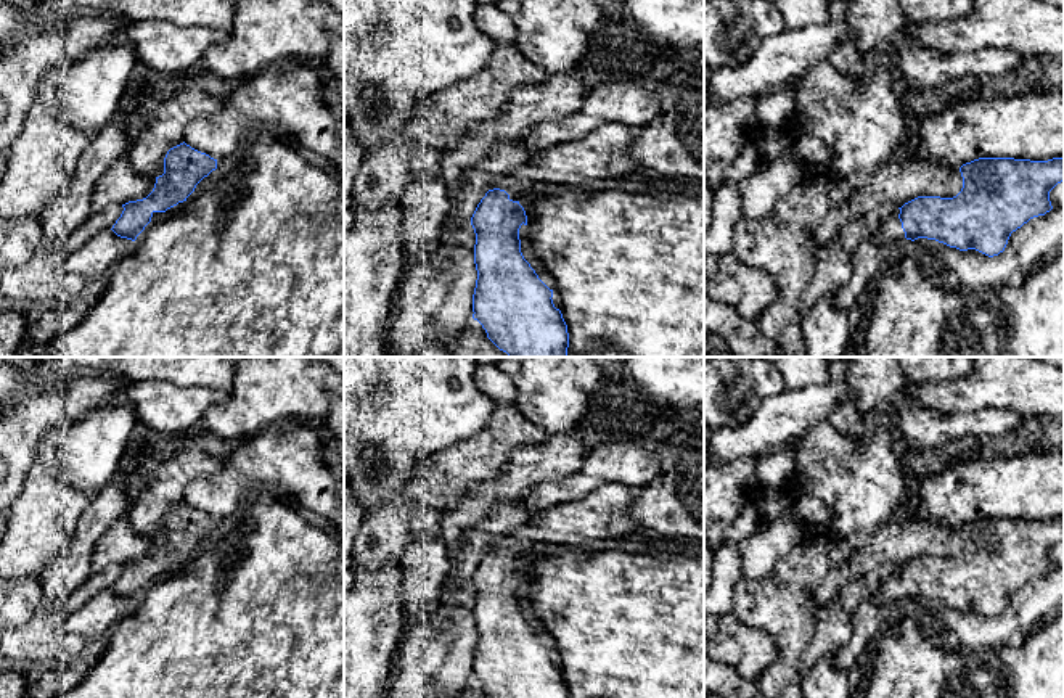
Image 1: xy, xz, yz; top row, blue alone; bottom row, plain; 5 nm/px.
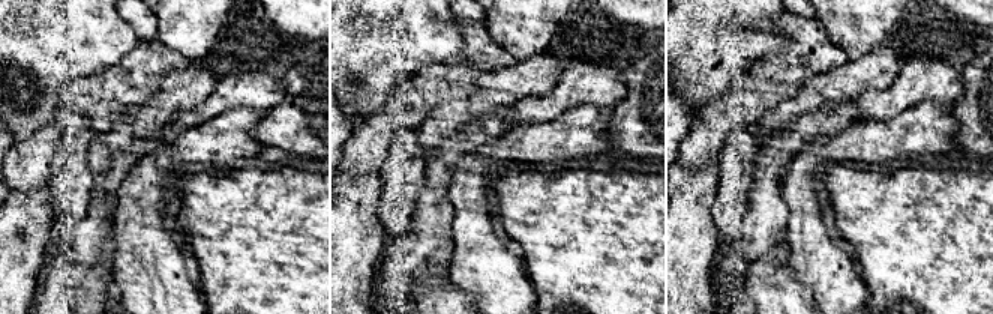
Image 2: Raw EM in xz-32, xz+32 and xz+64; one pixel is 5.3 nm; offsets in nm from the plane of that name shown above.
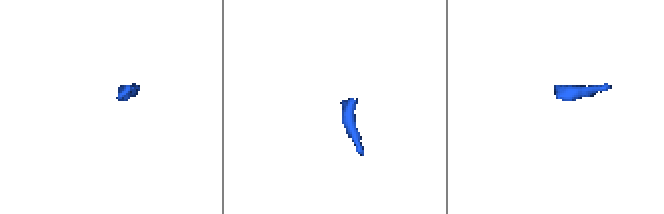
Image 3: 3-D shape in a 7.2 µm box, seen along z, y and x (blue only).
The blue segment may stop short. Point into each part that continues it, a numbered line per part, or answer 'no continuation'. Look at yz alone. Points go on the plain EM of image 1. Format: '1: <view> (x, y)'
1: yz (891, 591)

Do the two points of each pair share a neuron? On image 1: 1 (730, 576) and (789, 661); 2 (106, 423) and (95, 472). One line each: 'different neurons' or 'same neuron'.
1: different neurons
2: same neuron

